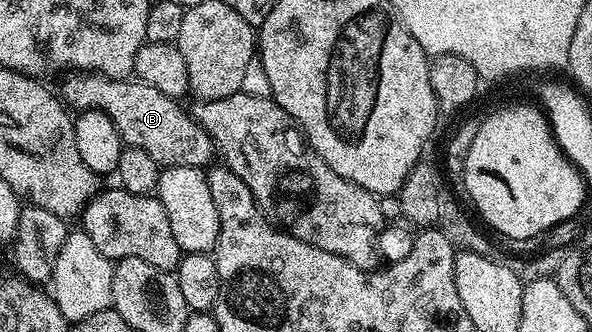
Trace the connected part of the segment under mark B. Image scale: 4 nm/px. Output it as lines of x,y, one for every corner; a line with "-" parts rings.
69,73
62,79
65,80
59,90
60,98
74,112
100,111
113,122
125,147
143,149
143,153
147,153
147,157
151,157
151,161
155,161
158,167
205,169
214,162
213,138
194,121
186,108
185,111
181,108
182,104
178,100
159,93
159,89
128,78
109,79
106,75
92,73

